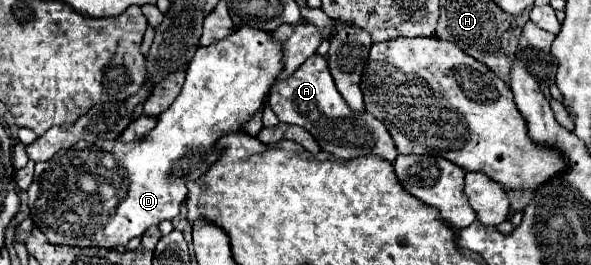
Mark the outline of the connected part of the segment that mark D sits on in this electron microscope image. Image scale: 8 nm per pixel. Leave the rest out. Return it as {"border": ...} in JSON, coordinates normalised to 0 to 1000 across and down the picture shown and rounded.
{"border":[[[413,94],[382,147],[352,177],[338,177],[318,245],[305,358],[288,411],[267,434],[264,479],[247,517],[227,540],[132,532],[125,555],[105,562],[88,600],[68,608],[61,623],[58,683],[47,706],[47,781],[58,849],[91,925],[190,940],[244,887],[250,857],[264,857],[277,826],[291,834],[305,804],[305,766],[315,751],[315,691],[342,668],[369,600],[362,570],[365,532],[376,509],[406,494],[409,464],[443,404],[443,381],[474,260],[474,162],[464,162],[457,125],[430,102]]]}

